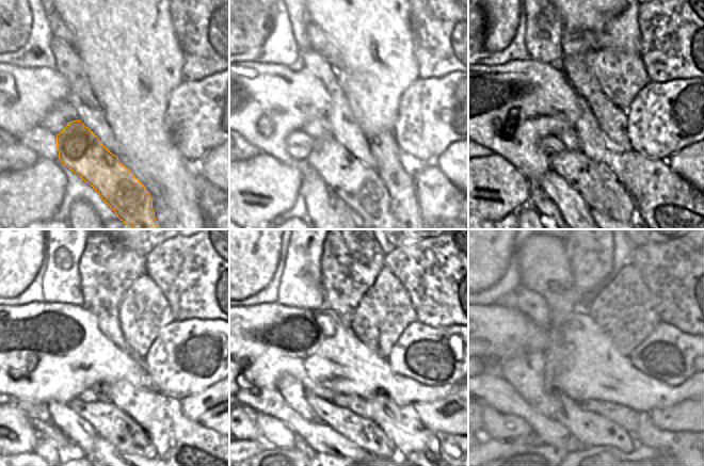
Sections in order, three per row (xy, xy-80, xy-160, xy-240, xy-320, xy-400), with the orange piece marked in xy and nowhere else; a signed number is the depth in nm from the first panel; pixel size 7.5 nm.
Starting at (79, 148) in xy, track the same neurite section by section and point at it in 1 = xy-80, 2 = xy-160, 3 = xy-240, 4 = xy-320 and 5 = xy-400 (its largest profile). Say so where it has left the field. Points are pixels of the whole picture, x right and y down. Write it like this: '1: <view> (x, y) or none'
1: xy-80 (360, 187)
2: xy-160 (594, 182)
3: xy-240 (108, 420)
4: xy-320 (363, 432)
5: xy-400 (591, 429)

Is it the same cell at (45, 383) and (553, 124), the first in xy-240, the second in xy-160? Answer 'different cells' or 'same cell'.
same cell

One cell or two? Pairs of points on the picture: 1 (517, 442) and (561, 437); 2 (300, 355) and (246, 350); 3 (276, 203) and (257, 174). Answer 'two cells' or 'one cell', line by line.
1: two cells
2: one cell
3: one cell

